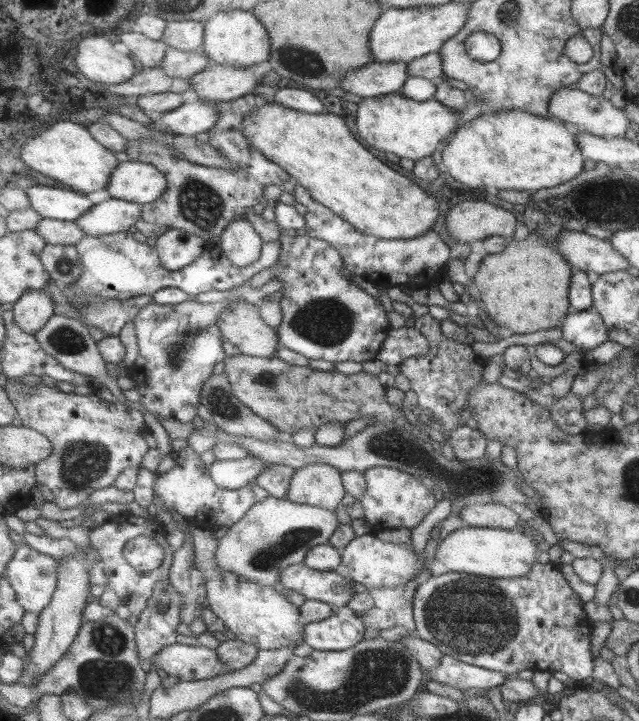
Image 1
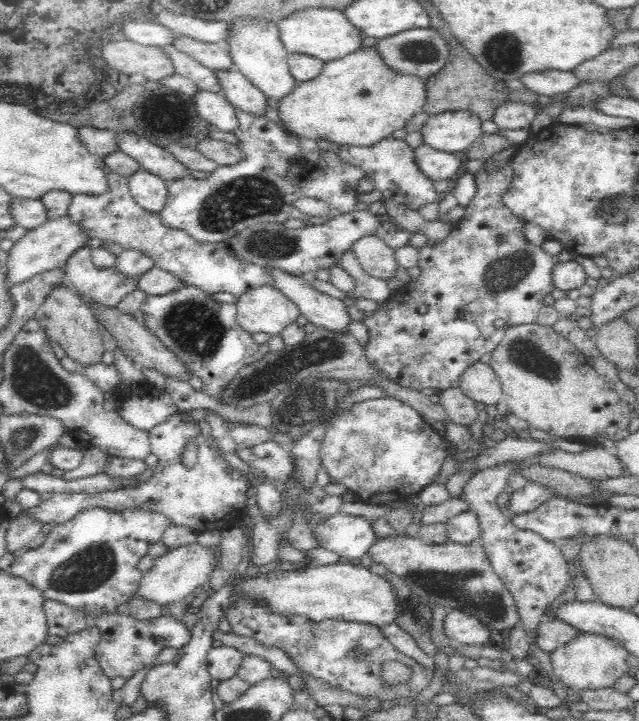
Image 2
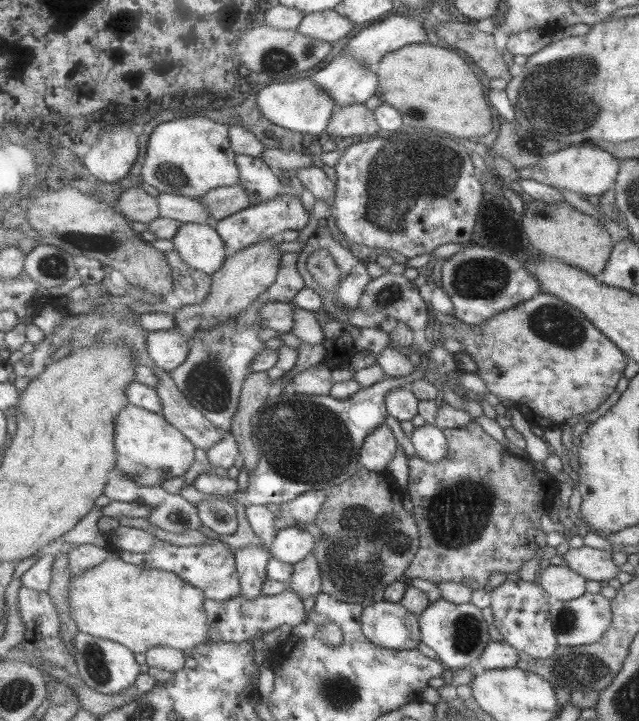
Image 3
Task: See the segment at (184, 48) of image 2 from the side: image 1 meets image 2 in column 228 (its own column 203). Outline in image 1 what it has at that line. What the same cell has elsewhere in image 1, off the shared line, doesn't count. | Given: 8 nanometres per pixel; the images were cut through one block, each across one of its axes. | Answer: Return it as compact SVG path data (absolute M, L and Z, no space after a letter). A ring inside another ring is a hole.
M172 46L161 62L160 67L171 78L189 78L203 72L211 64L210 58L202 49L194 52L183 52Z

